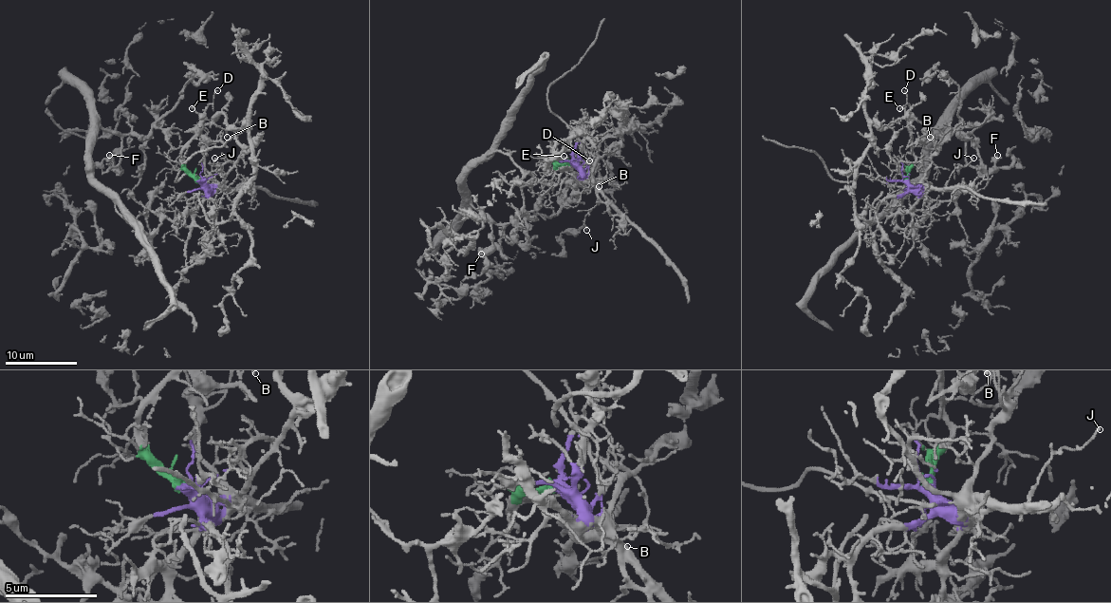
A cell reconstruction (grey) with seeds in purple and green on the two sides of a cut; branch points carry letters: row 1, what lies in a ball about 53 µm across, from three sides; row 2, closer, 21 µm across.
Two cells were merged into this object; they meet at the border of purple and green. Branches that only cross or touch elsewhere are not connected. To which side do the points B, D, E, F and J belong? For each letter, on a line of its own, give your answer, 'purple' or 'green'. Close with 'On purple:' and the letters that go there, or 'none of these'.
B: purple
D: green
E: green
F: green
J: purple
On purple: B, J

